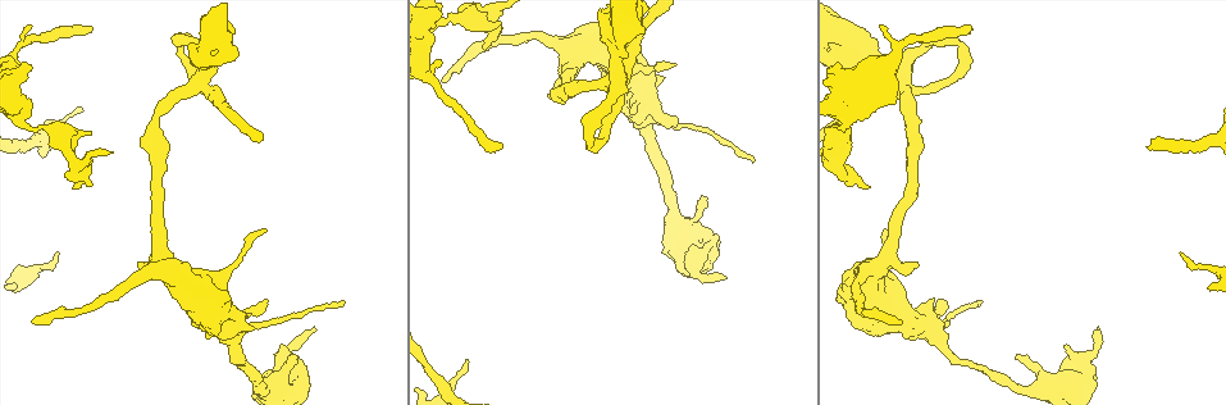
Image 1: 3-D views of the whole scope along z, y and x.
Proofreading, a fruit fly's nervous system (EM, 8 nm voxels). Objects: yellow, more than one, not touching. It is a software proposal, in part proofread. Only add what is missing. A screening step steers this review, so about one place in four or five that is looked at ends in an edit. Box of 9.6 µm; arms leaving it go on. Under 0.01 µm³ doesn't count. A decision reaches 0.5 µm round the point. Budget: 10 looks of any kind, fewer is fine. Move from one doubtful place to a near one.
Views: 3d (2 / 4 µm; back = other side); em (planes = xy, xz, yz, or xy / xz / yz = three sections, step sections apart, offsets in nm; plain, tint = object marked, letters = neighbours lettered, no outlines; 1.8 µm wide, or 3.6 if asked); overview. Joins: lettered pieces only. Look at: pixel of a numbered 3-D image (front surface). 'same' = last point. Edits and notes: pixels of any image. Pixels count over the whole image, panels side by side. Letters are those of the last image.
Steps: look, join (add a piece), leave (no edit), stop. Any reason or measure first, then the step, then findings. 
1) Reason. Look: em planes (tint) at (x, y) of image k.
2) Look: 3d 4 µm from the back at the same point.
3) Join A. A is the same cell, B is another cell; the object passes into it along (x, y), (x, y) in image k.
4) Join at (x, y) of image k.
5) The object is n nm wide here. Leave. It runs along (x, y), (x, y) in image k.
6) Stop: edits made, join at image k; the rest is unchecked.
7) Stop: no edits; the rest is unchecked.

Free end. Look: em planes (letters) at (1180, 252) of image 1.

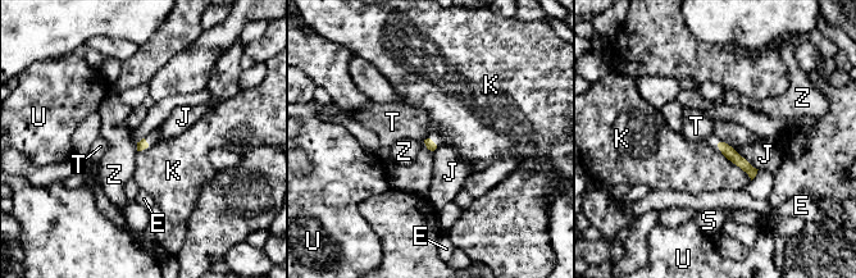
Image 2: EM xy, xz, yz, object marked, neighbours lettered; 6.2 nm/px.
The longest contact is with K, 280 nm. Leave. E, J, K, S, T, U and Z are other cells; it runs along (719, 144), (752, 173) in image 2; no lettered piece goes on from it.

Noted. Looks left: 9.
Abrupt turn. Look: em 3.6 µm yz step 16 (tint) at (894, 314) of image 1.

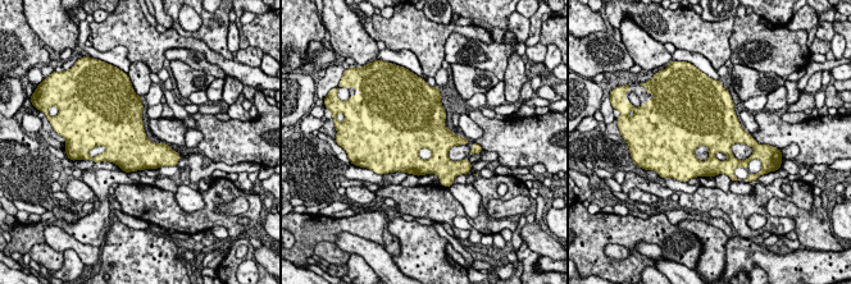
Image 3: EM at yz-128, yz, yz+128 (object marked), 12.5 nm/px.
Another direction. Look: em 3.6 µm planes (tint) at the same point.

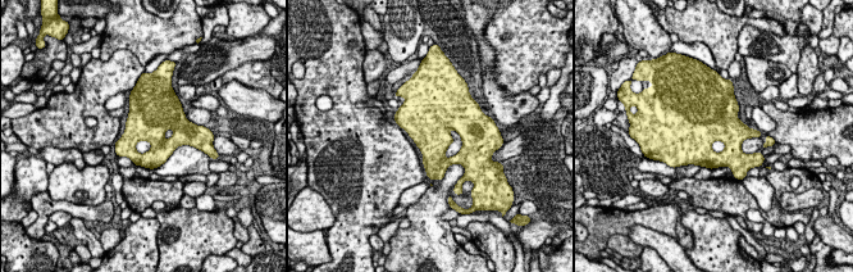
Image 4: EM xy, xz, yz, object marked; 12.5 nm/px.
Look: em 3.6 µm planes (letters) at the same point.

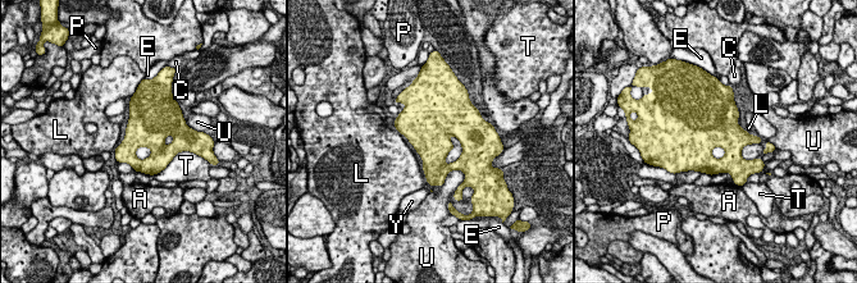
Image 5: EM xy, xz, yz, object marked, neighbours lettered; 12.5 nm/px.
Leave. A, C, E, L, P, T, U and Y are other cells; a border runs along (420, 168), (428, 183) in image 5; none of them fits.

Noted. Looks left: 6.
Look: em yz step 8 (tint) at (905, 82) of image 1.

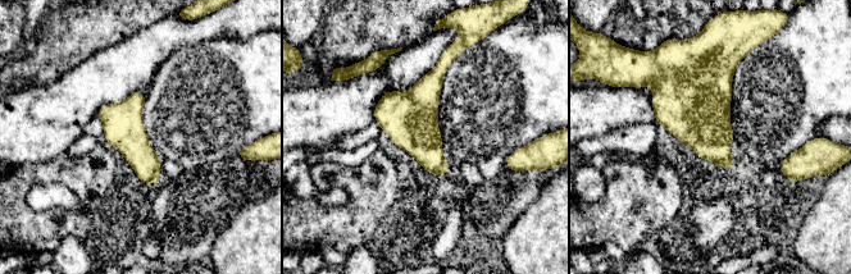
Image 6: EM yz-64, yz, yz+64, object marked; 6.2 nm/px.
What lies round it. Look: em yz step 8 (letters) at the same point.

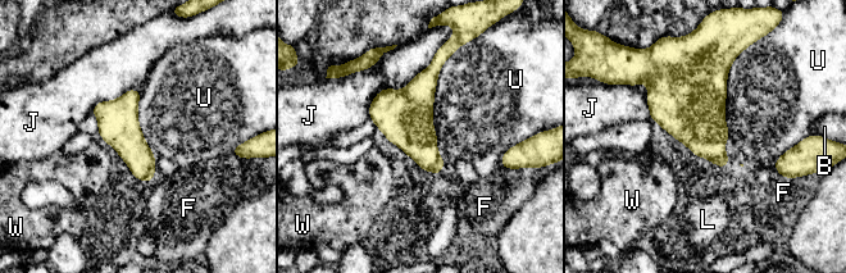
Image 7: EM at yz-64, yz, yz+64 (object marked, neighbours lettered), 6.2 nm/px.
The longest contact is with J, 600 nm. Leave. B, F, J, L, U and W are other cells; a border runs along (453, 53), (435, 92), (437, 139) in image 7; no lettered piece goes on from it.

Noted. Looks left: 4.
An open end. Look: em planes (tint) at (29, 24) of image 1.

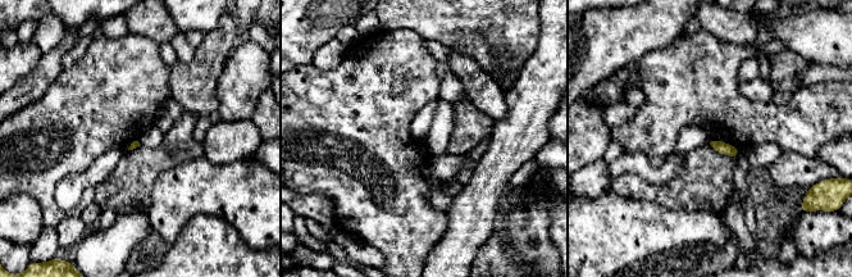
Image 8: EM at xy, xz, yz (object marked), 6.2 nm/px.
See the neighbours. Look: em planes (letters) at the same point.

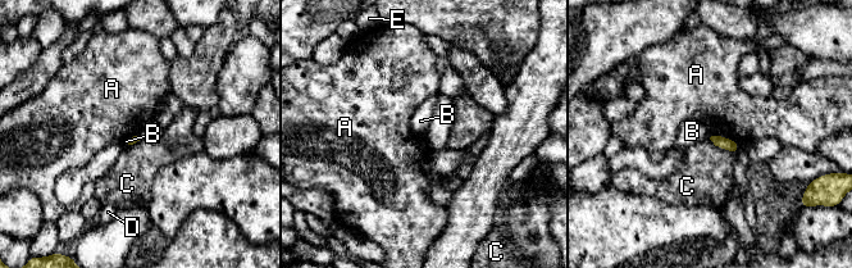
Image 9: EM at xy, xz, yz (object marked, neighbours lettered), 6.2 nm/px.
Leave. A, B, C, D and E are other cells; a border runs along (711, 135), (737, 141) in image 9; none of them fits.

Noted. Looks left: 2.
An open end. Look: em planes (tint) at (91, 131) of image 1.

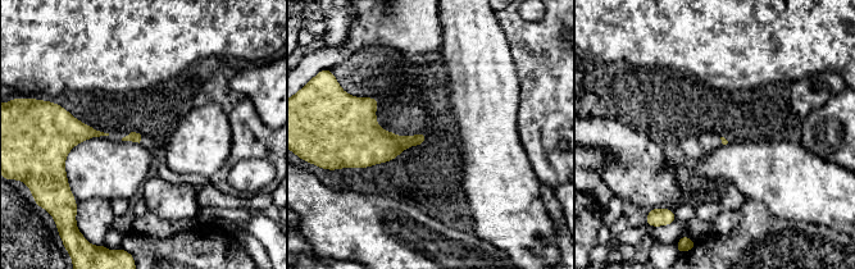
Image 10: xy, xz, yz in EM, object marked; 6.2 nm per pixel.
See the neighbours. Look: em planes (letters) at the same point.

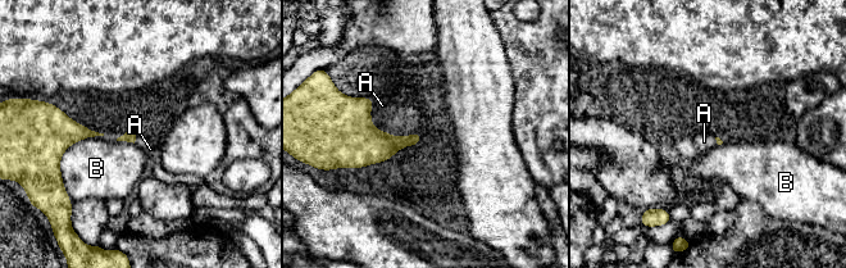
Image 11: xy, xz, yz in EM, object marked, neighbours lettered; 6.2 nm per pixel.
The longest contact is with B, 380 nm. Join A. A is the same cell, B is another cell; it goes on there.

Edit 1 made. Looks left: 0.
Stop: edits made, join at image 11; the rest is unchecked.

